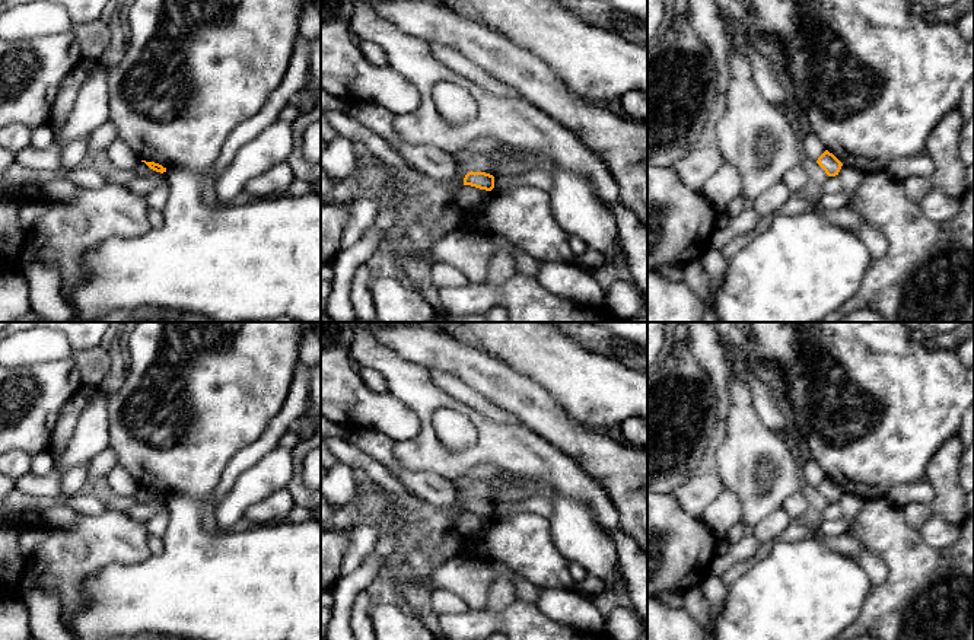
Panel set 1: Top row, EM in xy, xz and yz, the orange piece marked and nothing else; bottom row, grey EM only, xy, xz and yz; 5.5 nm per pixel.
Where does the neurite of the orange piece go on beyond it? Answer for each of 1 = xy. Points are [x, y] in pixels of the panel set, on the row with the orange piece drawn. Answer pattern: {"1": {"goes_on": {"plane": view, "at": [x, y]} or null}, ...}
{"1": {"goes_on": null}}

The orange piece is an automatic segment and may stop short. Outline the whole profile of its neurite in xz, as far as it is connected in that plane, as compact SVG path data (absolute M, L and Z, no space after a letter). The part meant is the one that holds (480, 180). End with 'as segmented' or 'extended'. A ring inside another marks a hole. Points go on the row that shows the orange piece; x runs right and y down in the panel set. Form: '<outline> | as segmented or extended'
M468 172L464 178L464 185L471 185L480 190L491 191L494 188L494 176L486 172Z | as segmented

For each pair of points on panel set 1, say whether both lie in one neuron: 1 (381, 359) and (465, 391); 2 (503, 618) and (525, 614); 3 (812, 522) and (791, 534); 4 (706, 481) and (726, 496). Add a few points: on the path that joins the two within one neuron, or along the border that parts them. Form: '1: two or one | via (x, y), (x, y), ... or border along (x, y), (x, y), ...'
1: two | border along (427, 369), (432, 379), (458, 400)
2: one | via (509, 618), (519, 618)
3: one | via (807, 527), (796, 531)
4: two | border along (723, 487), (700, 518)

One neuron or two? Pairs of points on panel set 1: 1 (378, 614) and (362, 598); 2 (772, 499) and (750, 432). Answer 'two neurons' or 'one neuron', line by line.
1: two neurons
2: one neuron

